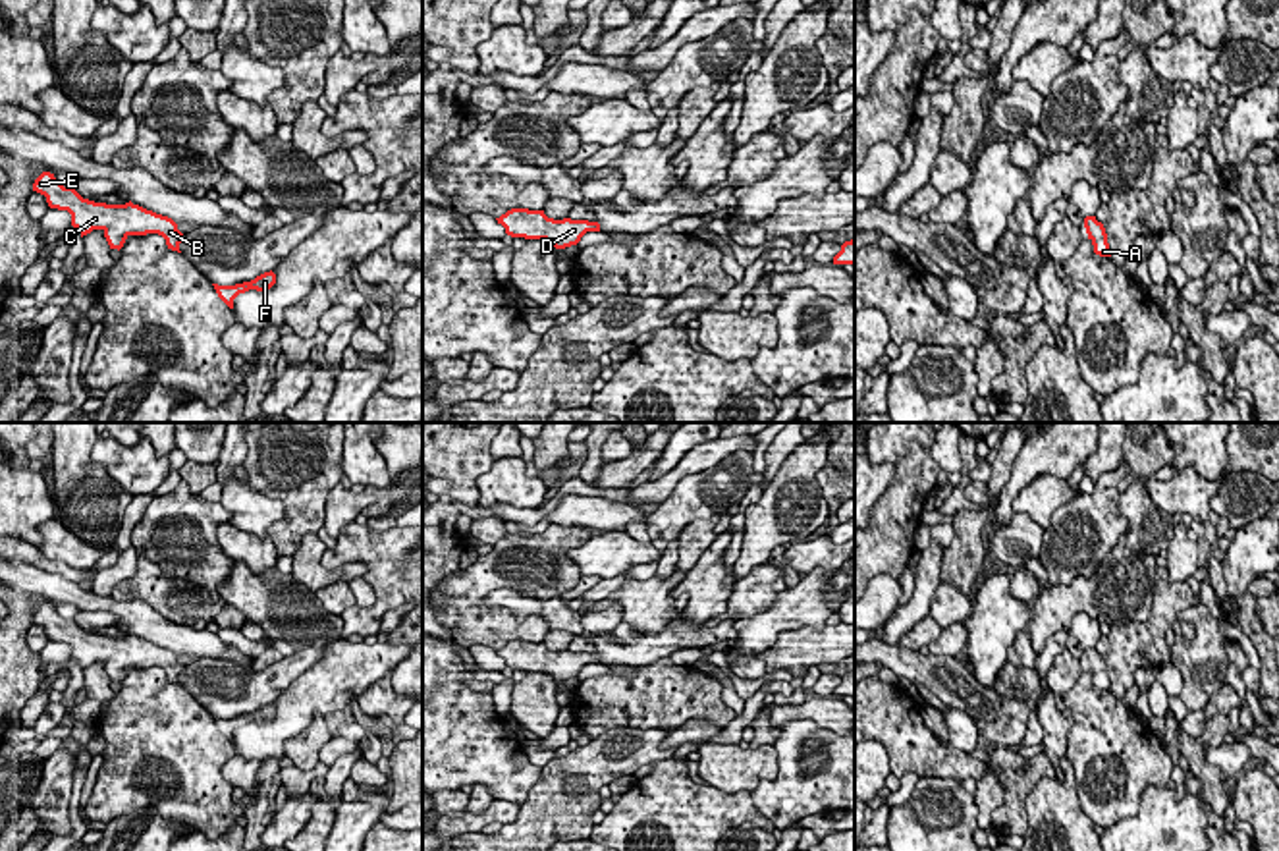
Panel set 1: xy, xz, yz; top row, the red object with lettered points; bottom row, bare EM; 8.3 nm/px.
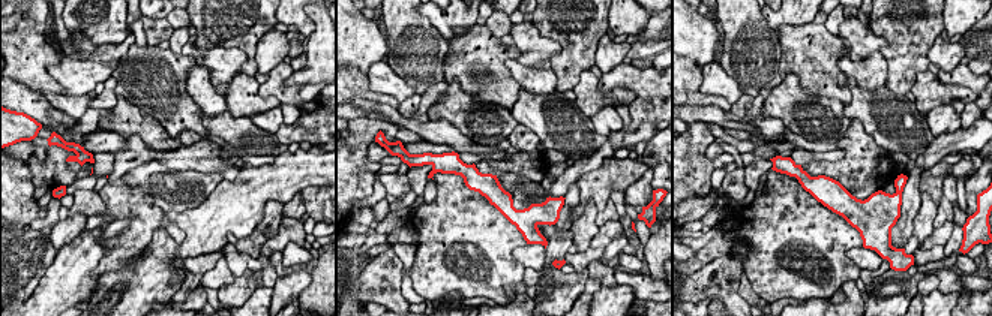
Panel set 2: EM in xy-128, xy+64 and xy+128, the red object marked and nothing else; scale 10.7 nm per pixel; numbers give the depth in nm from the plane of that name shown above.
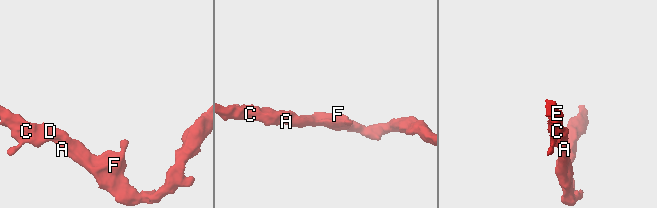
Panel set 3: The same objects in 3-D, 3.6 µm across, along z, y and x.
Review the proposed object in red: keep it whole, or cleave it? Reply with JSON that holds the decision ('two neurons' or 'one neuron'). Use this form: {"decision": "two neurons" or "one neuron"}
{"decision": "one neuron"}

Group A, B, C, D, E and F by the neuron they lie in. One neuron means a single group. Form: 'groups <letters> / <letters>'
groups A B C D E F

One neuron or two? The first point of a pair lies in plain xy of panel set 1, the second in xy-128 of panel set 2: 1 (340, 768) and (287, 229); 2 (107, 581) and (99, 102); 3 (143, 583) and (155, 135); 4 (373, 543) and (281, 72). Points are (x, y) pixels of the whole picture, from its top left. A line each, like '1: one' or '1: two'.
1: two
2: one
3: one
4: one

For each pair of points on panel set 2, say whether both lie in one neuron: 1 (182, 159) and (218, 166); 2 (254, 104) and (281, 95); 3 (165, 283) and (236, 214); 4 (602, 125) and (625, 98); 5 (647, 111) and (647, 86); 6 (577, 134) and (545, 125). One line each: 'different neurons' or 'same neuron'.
1: same neuron
2: different neurons
3: same neuron
4: different neurons
5: same neuron
6: same neuron

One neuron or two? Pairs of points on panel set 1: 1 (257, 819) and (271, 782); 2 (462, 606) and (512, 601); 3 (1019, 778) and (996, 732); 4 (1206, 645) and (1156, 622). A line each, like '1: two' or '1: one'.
1: one
2: two
3: two
4: two

